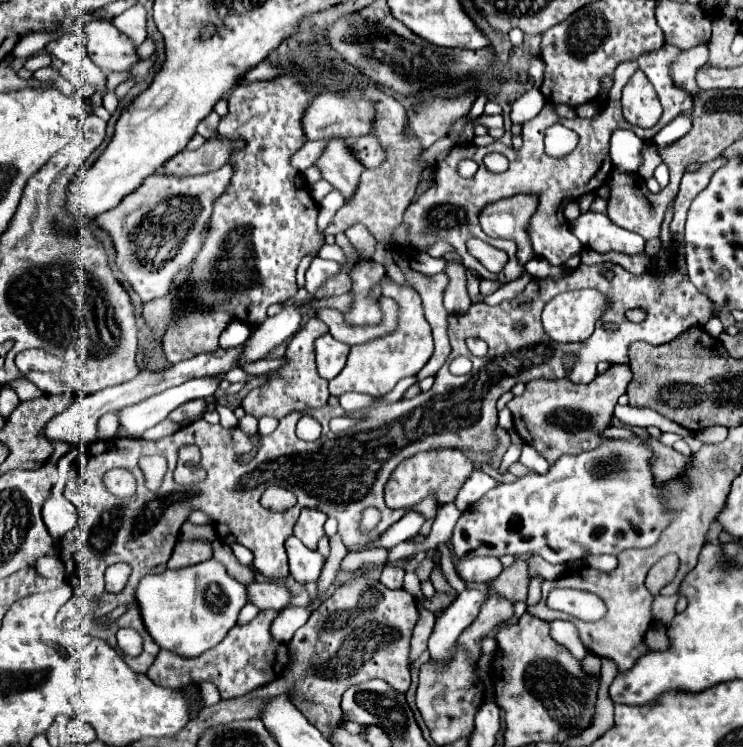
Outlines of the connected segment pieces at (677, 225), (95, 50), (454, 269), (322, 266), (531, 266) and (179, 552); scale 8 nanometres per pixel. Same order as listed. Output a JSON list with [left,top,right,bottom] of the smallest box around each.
[[670,158,726,232],[86,20,138,72],[444,262,470,314],[304,256,340,296],[525,258,562,278],[166,540,212,568]]

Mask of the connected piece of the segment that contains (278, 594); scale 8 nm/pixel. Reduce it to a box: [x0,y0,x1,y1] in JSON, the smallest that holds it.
[246,582,290,610]

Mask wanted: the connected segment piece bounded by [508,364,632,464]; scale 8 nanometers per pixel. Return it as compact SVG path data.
M624 364L610 366L604 374L598 374L590 384L572 384L570 380L532 380L526 384L524 394L514 398L508 404L508 410L512 412L514 428L520 434L520 438L532 444L540 456L544 456L550 464L554 464L560 456L580 454L580 452L598 448L600 444L604 444L604 440L608 440L600 432L610 428L614 406L618 404L618 398L626 392L626 386L630 384L630 380L632 380L632 372Z

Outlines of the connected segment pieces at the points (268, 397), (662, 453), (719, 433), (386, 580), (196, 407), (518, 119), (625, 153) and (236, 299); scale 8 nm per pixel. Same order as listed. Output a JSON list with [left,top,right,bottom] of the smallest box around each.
[[238,318,330,437],[648,438,690,482],[700,426,724,444],[380,564,404,588],[170,400,204,424],[510,86,546,124],[610,130,642,172],[142,76,322,348]]

